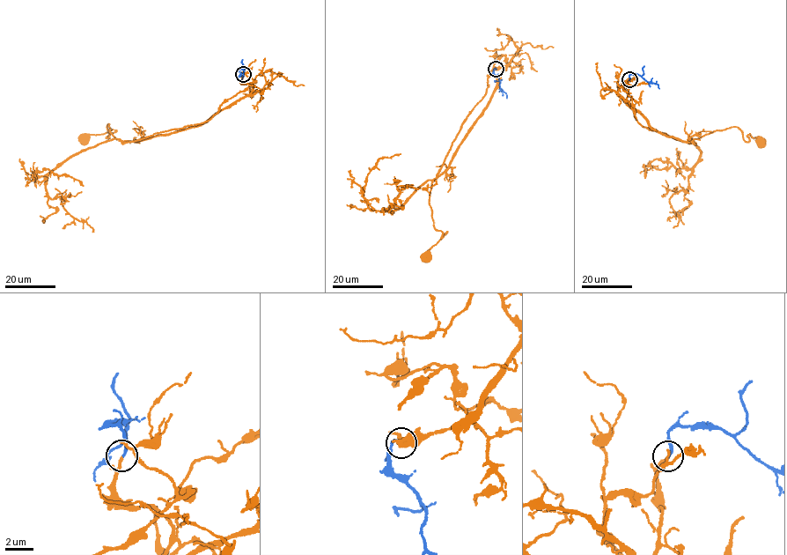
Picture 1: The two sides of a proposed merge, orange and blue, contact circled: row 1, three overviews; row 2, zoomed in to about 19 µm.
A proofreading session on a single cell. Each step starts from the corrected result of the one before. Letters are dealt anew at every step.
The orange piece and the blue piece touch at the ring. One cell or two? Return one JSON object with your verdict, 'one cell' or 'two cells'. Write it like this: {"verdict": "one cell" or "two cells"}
{"verdict": "one cell"}

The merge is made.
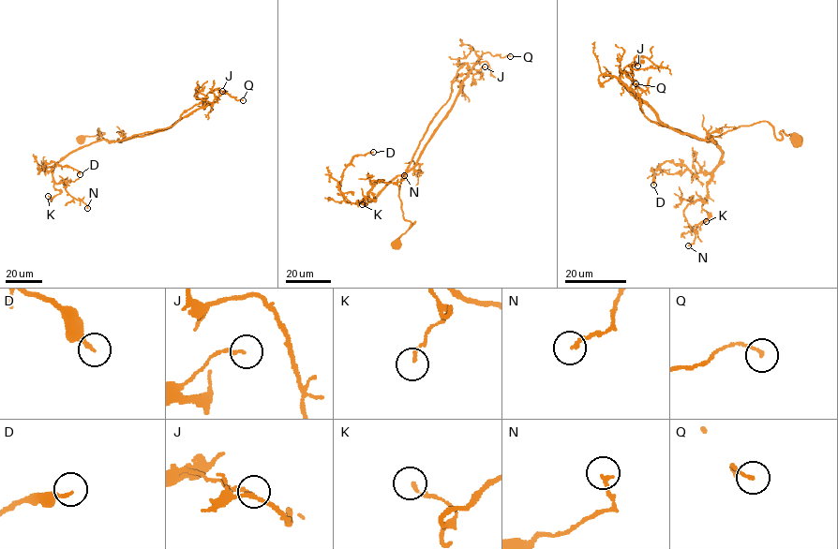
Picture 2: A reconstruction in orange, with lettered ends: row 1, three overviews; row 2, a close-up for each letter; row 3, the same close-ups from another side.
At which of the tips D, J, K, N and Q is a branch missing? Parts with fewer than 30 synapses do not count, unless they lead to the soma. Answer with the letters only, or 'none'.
none

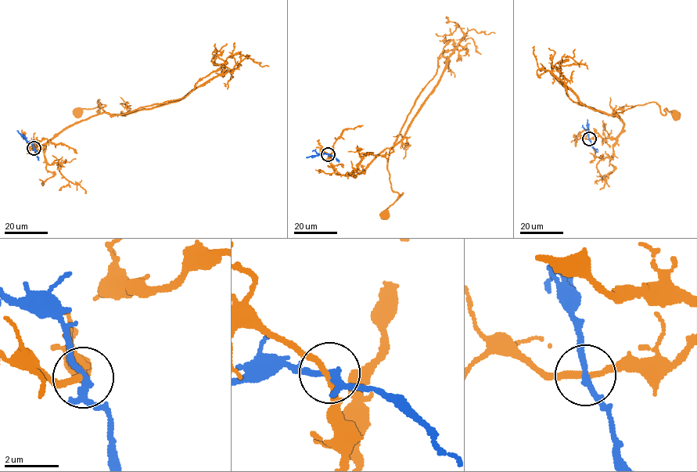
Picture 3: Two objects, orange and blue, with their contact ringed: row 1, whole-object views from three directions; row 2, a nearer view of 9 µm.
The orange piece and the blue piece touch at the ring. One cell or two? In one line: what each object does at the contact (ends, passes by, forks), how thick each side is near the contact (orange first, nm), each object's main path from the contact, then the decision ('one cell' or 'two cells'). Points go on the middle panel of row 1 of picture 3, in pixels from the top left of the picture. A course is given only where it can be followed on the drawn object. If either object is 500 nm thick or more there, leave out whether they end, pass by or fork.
orange passes by; blue forks there; 200 nm thick on the orange side, 190 nm on the other; orange runs (328, 154), (336, 174), (350, 175), (362, 173), (389, 149), (391, 187), (399, 198), (403, 193), (384, 213); blue runs (328, 154), (306, 157); two cells

